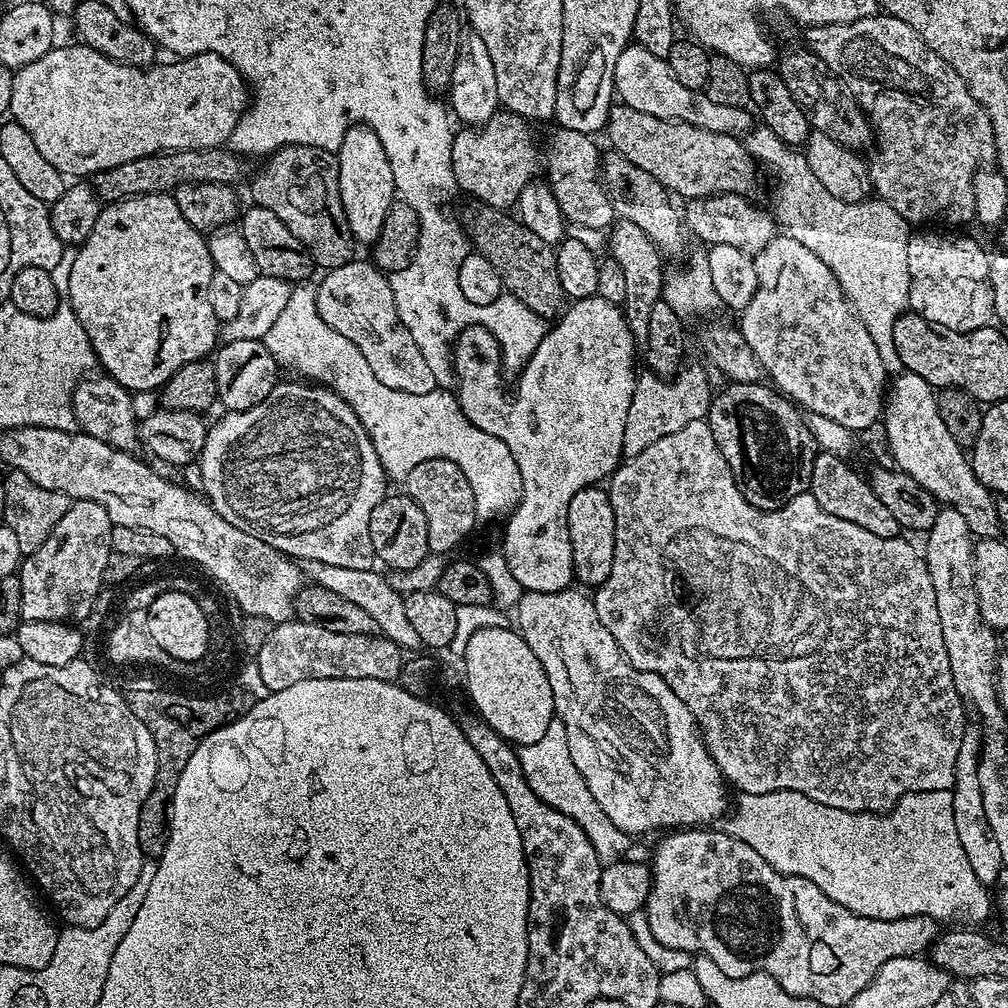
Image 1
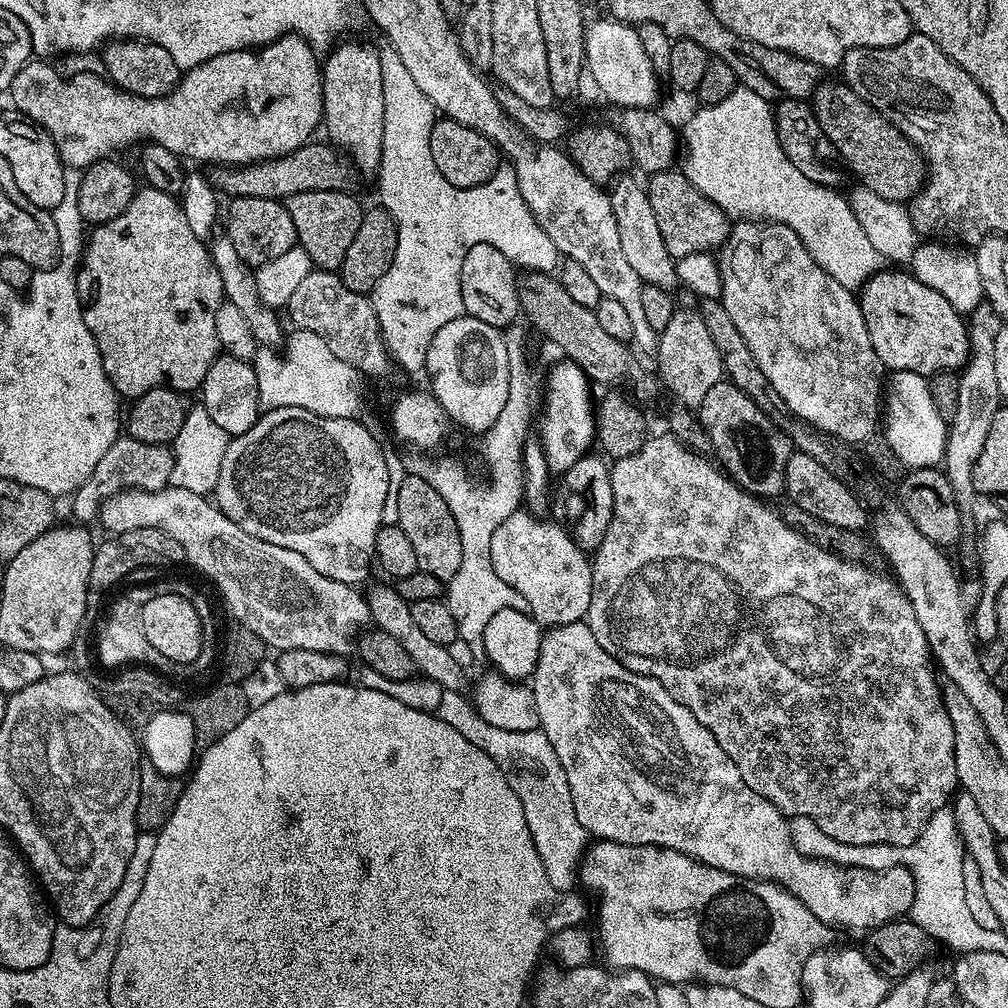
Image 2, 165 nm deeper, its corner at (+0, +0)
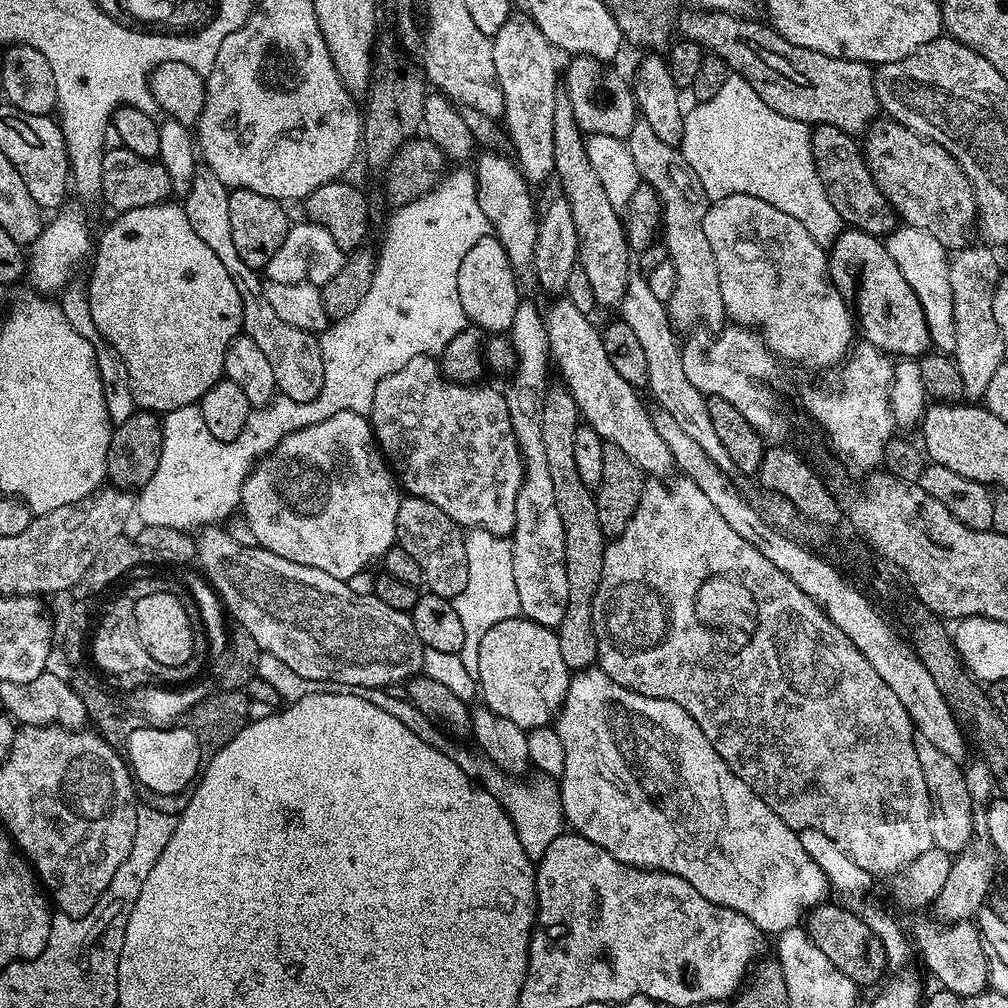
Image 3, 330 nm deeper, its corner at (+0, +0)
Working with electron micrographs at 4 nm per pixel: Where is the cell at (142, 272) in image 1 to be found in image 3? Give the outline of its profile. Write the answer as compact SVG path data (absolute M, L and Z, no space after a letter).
M165 202L154 206L142 206L138 210L121 212L115 217L116 221L101 234L94 248L96 261L92 264L92 277L86 280L86 291L90 302L90 314L94 314L94 326L98 326L100 339L105 340L125 364L129 375L130 390L133 392L133 402L137 409L145 412L165 414L178 410L179 407L190 406L199 402L224 376L224 359L230 342L241 335L244 326L244 311L242 298L238 294L238 286L234 286L234 278L230 278L230 270L222 266L218 254L194 234L194 226L190 226L190 218L186 218L183 207L179 203Z

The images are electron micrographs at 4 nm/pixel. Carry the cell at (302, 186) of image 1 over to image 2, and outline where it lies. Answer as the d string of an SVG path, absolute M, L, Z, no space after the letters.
M310 190L306 194L288 197L286 207L290 222L294 222L297 245L306 250L317 269L339 270L342 266L342 258L346 258L346 249L365 214L365 209L360 208L354 197L352 192L334 190Z

